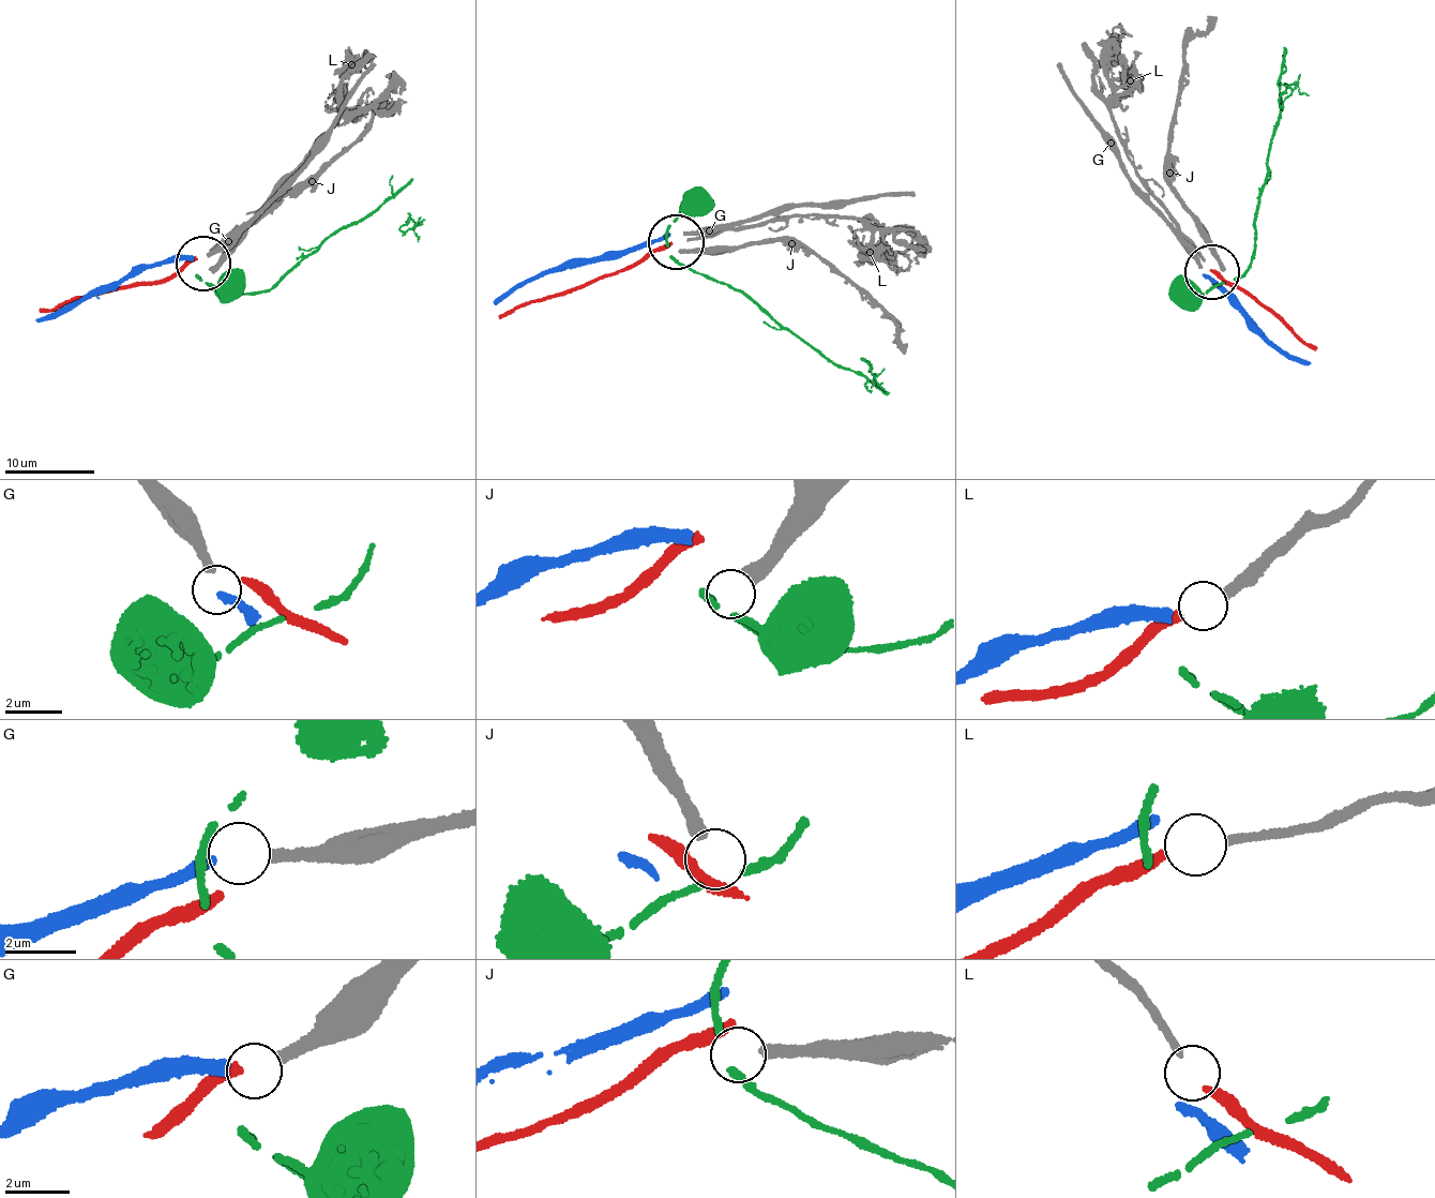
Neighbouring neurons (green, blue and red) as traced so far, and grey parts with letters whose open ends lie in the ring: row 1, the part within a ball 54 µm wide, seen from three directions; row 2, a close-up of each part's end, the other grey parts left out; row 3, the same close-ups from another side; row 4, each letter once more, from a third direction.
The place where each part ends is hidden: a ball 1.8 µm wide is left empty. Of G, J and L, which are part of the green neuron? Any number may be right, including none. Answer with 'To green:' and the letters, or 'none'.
To green: none

